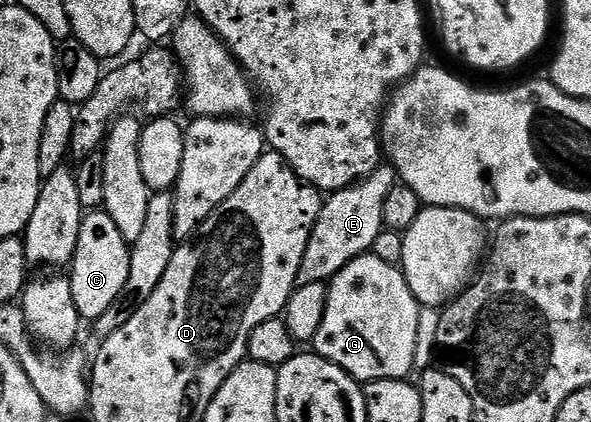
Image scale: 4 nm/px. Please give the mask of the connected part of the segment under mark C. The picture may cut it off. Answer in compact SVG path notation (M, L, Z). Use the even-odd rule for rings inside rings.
M106 211L88 212L81 223L77 251L69 266L73 303L77 303L77 311L84 322L95 322L113 307L113 299L121 295L121 287L125 287L125 279L129 279L130 262L129 242L117 231L117 223L109 219Z

